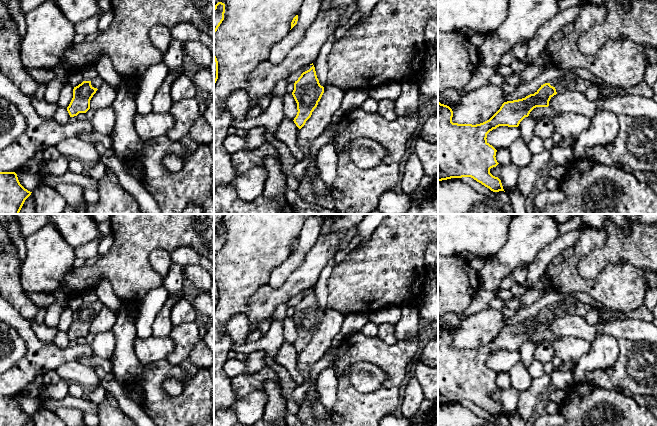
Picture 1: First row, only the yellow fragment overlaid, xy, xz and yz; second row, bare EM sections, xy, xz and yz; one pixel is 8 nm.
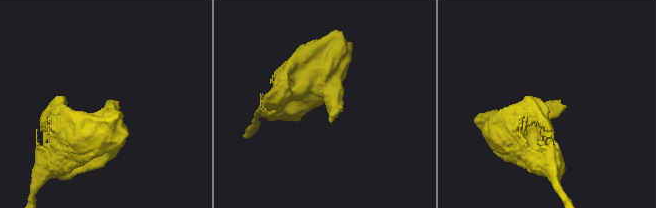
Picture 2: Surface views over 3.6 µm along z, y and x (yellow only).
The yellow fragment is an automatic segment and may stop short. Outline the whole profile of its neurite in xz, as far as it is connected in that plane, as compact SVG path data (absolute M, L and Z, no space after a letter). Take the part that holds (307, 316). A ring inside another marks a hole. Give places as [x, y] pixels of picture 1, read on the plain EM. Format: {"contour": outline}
{"contour": "M314 289L295 305L292 319L297 327L298 336L293 345L299 353L311 341L323 317L324 311L319 307Z"}

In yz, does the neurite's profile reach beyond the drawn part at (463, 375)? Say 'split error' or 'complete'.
split error

